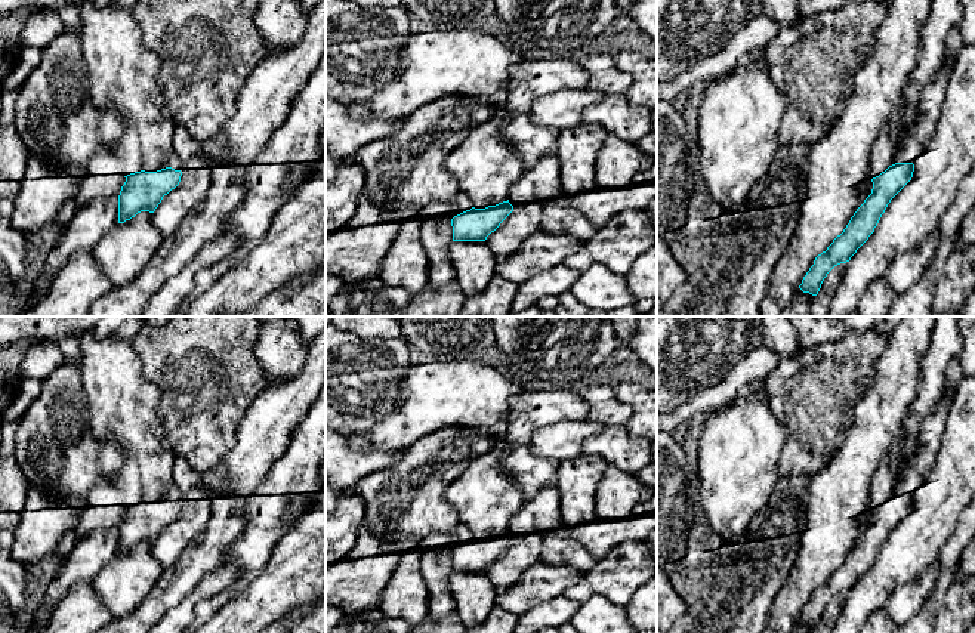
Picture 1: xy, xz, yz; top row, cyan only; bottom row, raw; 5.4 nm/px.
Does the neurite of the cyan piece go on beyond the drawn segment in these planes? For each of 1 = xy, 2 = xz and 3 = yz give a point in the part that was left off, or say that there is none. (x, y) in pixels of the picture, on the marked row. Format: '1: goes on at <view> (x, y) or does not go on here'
1: goes on at xy (175, 161)
2: does not go on here
3: goes on at yz (916, 138)

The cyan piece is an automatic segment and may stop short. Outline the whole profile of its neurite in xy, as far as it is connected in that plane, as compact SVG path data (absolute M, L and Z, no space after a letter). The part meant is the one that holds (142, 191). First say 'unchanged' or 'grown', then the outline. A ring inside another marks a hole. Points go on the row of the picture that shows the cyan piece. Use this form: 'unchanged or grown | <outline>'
grown | M173 152L169 166L157 172L135 172L126 177L118 195L118 223L141 211L154 213L163 197L175 189L182 176L182 160Z

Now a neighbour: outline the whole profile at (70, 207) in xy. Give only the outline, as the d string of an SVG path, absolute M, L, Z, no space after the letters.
M75 195L70 197L67 200L67 203L62 206L62 209L53 223L55 229L56 229L55 243L59 240L62 229L70 223L70 220L72 219L72 216L75 214L77 210L78 210L78 204L77 204Z

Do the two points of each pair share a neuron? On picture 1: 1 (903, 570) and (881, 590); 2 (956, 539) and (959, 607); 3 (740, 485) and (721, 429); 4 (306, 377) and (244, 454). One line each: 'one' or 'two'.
1: one
2: two
3: one
4: one

